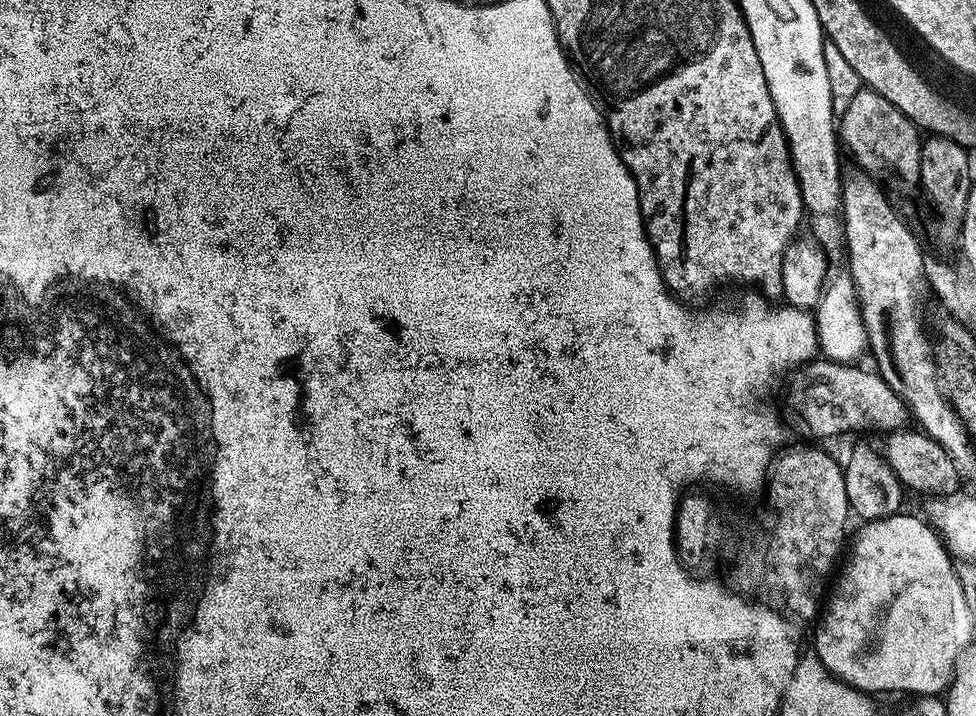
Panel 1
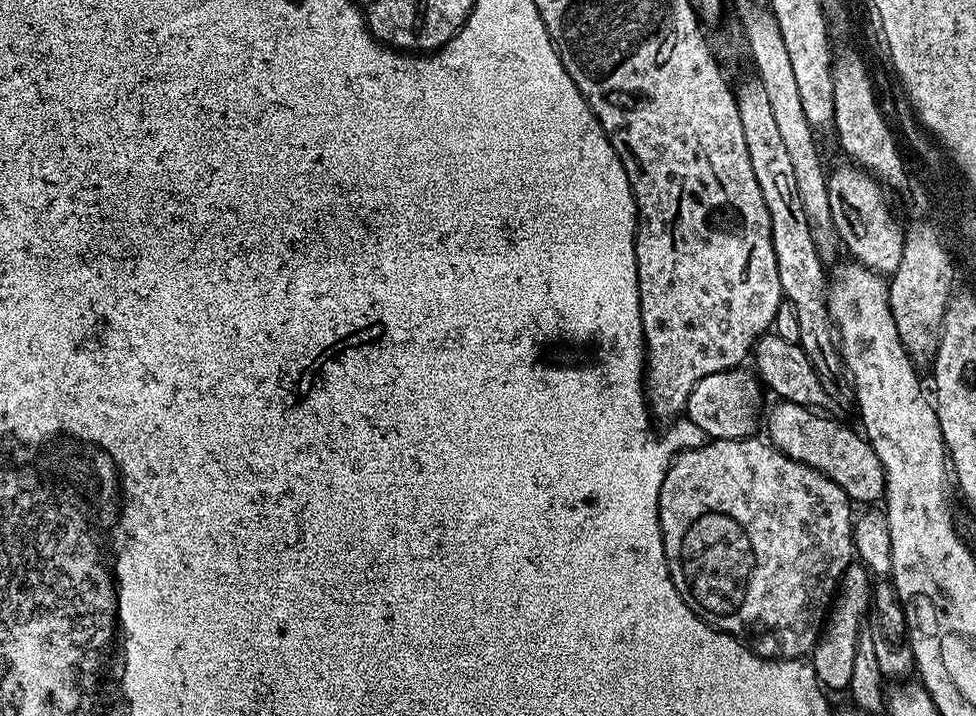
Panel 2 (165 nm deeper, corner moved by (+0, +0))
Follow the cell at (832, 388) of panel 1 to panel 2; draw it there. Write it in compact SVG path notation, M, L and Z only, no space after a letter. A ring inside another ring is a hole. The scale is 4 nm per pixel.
M741 366L718 374L708 374L694 386L685 404L684 414L705 437L712 440L738 440L747 439L755 433L762 386L757 375L751 369L746 369Z

